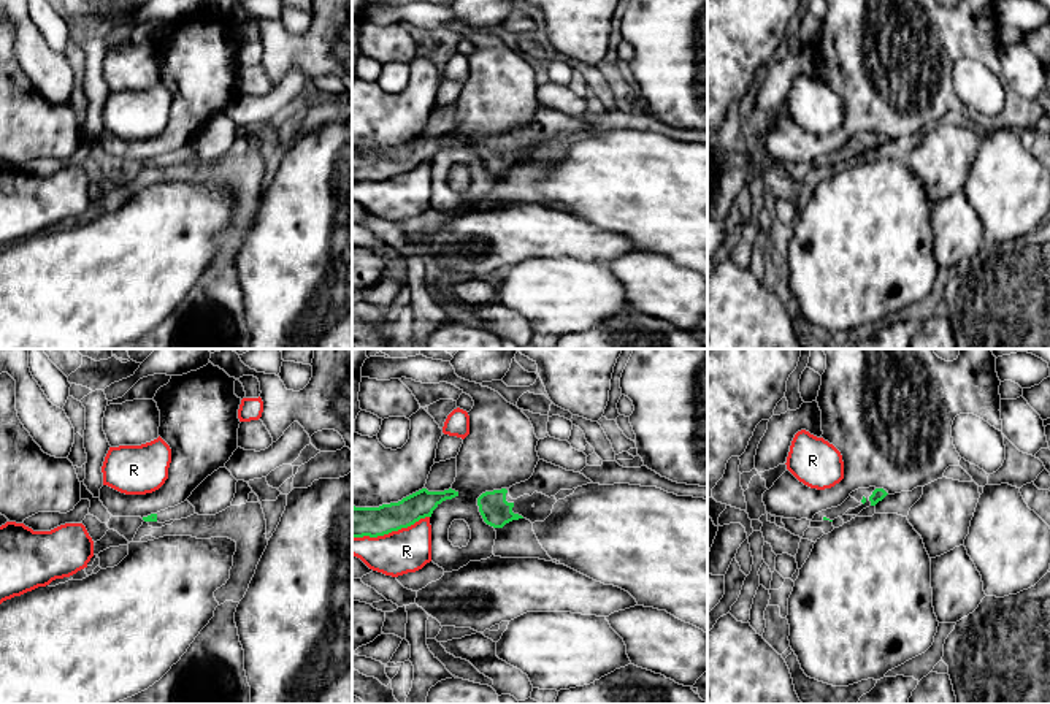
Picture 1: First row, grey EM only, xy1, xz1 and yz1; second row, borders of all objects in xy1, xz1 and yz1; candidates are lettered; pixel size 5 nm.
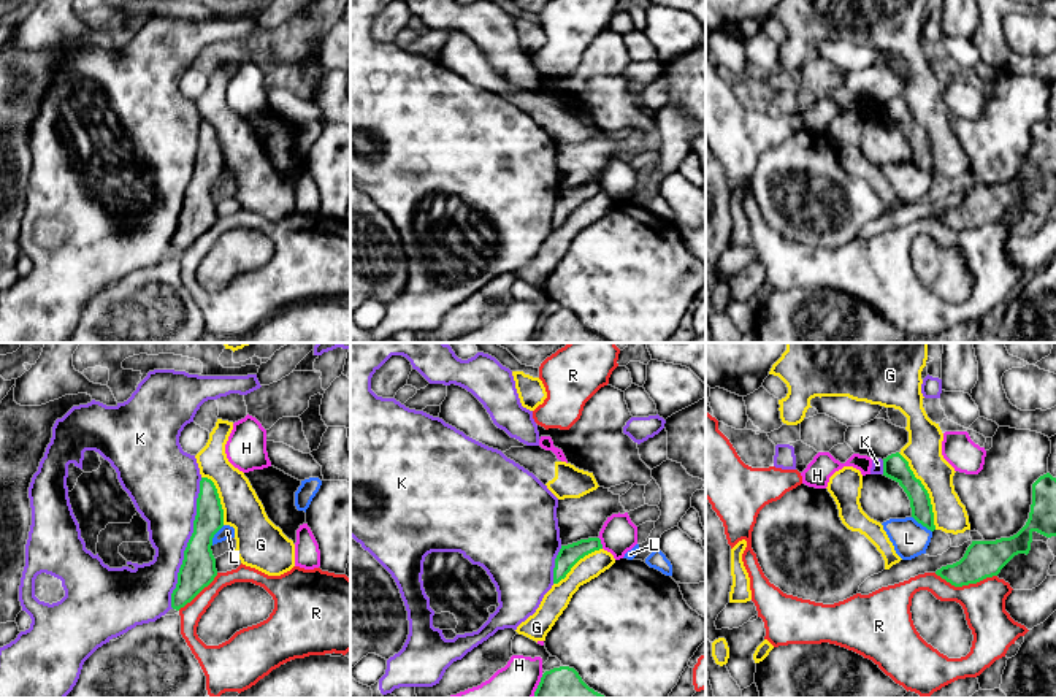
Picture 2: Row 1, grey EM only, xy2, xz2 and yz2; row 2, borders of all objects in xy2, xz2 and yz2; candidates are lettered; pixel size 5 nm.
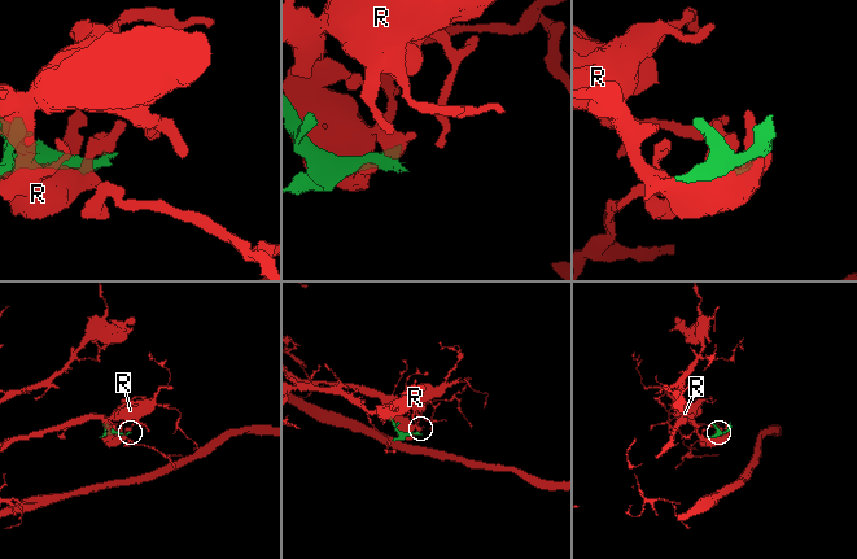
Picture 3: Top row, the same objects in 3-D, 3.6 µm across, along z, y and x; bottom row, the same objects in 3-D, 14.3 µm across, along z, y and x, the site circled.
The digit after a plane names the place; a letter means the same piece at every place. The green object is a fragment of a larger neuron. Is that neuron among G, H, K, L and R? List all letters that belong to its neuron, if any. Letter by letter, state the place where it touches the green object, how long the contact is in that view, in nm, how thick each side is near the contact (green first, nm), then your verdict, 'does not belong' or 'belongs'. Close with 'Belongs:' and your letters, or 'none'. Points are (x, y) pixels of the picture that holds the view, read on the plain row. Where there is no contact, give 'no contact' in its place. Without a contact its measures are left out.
G: contact yz2 (926, 135); length 440 nm; calibres 130 and 190 nm; does not belong
H: contact xz2 (600, 187); length 70 nm; calibres 110 and 190 nm; does not belong
K: contact xy2 (187, 187); length 700 nm; calibres 180 and 300 nm; does not belong
L: contact xy2 (214, 178); length 120 nm; calibres 180 and 70 nm; does not belong
R: contact xz1 (390, 176); length 400 nm; calibres 160 and 220 nm; does not belong
Belongs: none

